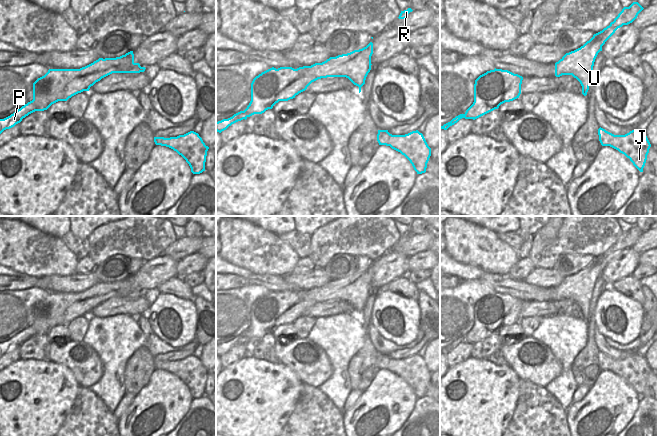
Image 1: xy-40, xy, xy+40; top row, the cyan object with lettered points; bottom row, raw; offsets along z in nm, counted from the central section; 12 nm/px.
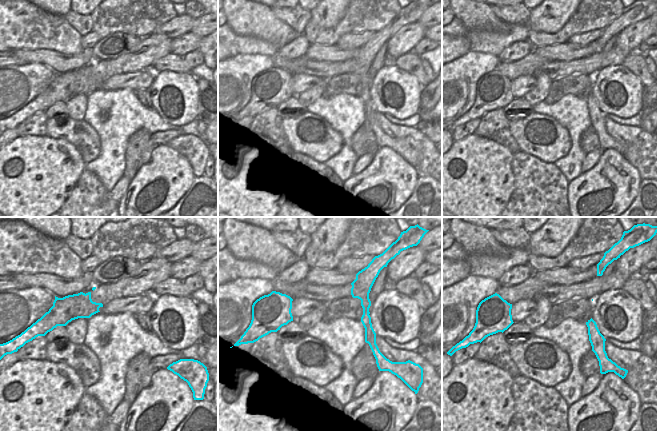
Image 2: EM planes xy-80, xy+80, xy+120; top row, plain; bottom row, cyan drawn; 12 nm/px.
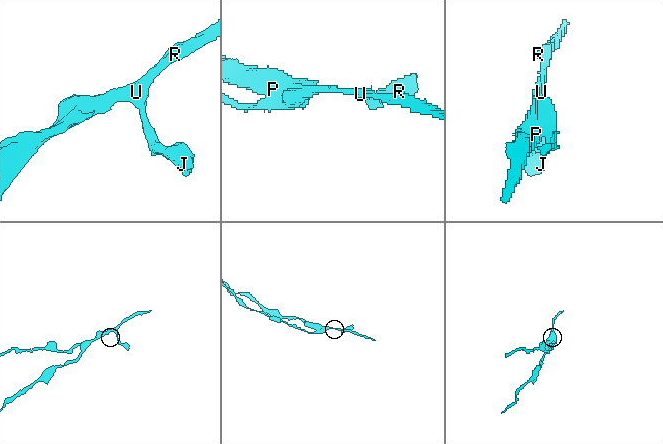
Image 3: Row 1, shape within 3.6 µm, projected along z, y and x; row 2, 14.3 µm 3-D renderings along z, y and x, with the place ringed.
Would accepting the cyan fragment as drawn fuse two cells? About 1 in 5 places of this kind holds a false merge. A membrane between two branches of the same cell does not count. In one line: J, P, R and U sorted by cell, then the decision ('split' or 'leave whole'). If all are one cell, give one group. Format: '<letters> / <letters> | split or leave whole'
J R U / P | split

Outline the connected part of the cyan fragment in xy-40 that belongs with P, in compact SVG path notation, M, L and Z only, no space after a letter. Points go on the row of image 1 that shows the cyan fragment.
M46 82L46 88L48 92L45 95L35 96L32 101L22 106L10 116L0 119L0 134L4 130L10 129L20 123L22 119L29 114L38 110L47 110L52 104L58 101L67 101L72 97L71 93L67 93L65 91L56 91L54 94L51 94L51 85L48 82Z

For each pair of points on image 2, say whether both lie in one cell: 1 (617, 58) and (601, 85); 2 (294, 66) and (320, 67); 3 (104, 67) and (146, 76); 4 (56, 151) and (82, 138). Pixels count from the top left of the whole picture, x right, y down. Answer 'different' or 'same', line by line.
1: different
2: same
3: different
4: different

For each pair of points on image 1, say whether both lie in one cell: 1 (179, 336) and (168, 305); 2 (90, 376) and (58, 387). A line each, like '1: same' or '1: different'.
1: same
2: different

